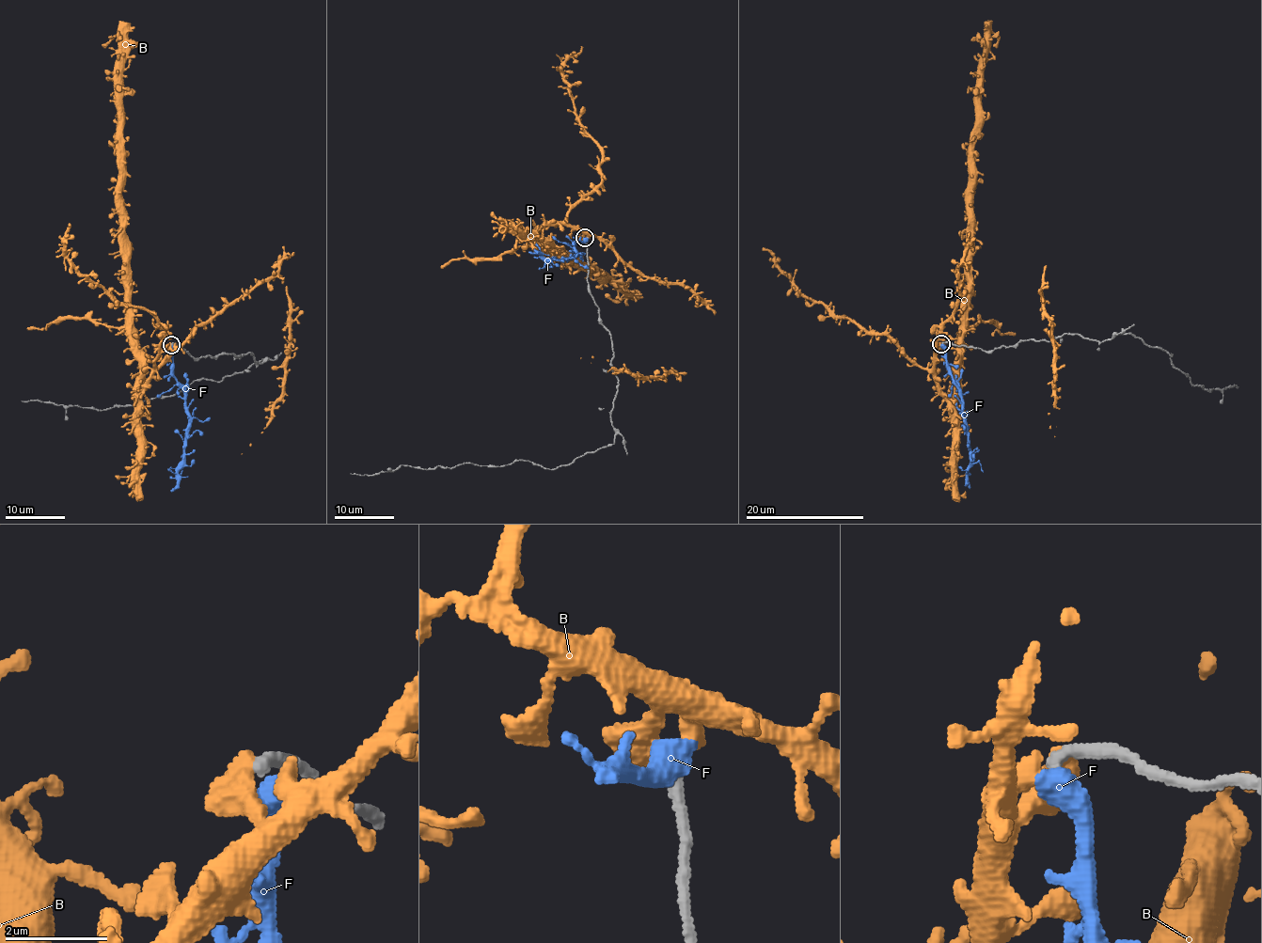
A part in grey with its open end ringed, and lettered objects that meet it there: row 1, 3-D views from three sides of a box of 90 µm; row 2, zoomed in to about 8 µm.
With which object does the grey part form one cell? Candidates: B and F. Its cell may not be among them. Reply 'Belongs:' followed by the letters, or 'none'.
Belongs: none

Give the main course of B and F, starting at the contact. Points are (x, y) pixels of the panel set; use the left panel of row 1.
B: (170, 343), (170, 359), (137, 394), (139, 348), (121, 198), (118, 33), (102, 47)
F: (172, 345), (171, 369), (183, 394), (188, 422), (184, 463), (178, 471), (178, 484), (171, 492)

